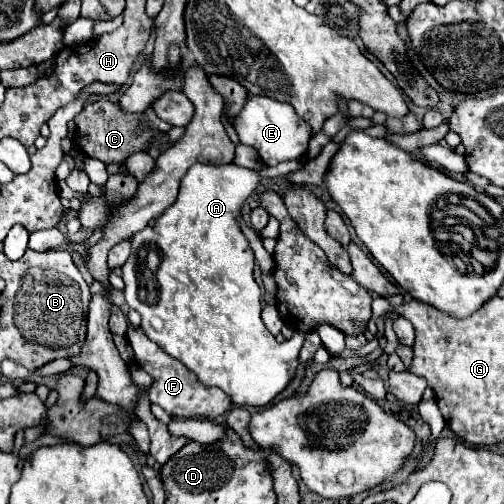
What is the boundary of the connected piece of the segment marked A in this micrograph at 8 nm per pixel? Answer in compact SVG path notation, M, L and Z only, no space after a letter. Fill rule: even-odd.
M193 164L193 168L181 180L175 204L169 206L153 226L147 226L131 238L131 256L121 266L121 276L125 280L125 302L129 308L139 312L141 328L147 332L147 336L161 344L169 356L181 360L191 372L195 372L203 386L217 386L231 398L233 404L247 404L255 408L267 406L289 386L299 366L299 350L305 340L305 334L295 332L289 342L277 342L261 320L261 290L253 278L255 256L237 224L237 214L243 202L257 188L261 178L269 178L267 168L249 170L237 164ZM151 260L161 262L157 270L151 272L151 280L145 278L147 282L155 282L155 290L147 292L147 288L141 288L139 276L149 274L147 262Z

